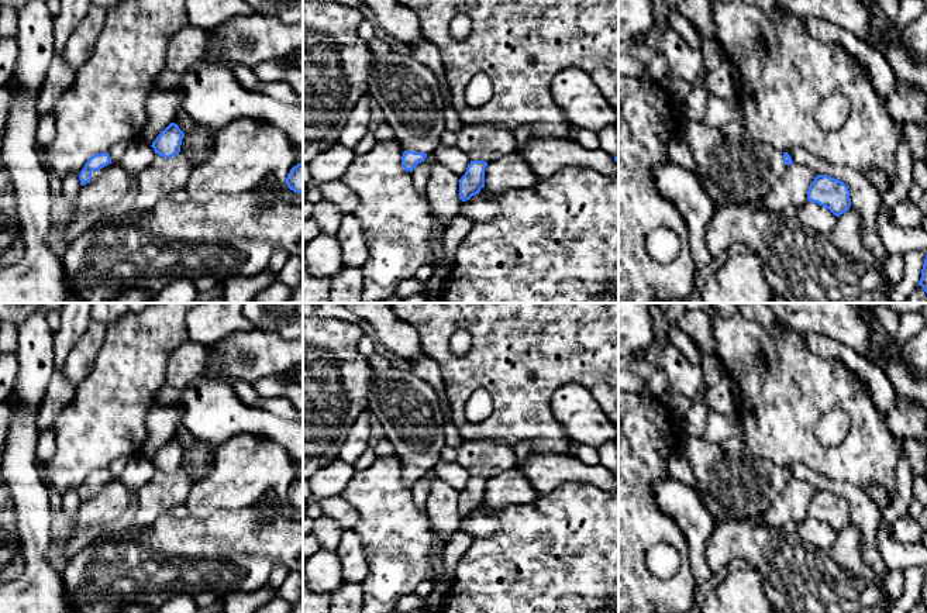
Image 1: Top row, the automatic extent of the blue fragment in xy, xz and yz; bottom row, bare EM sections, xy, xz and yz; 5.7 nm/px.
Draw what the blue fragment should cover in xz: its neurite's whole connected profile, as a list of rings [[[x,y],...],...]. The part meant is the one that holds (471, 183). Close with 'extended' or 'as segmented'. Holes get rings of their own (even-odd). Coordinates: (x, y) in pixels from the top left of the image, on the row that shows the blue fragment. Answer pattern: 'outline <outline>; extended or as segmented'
outline [[[471,161],[465,175],[459,179],[459,199],[462,202],[479,194],[480,189],[485,187],[486,166],[487,162],[485,161]]]; as segmented

